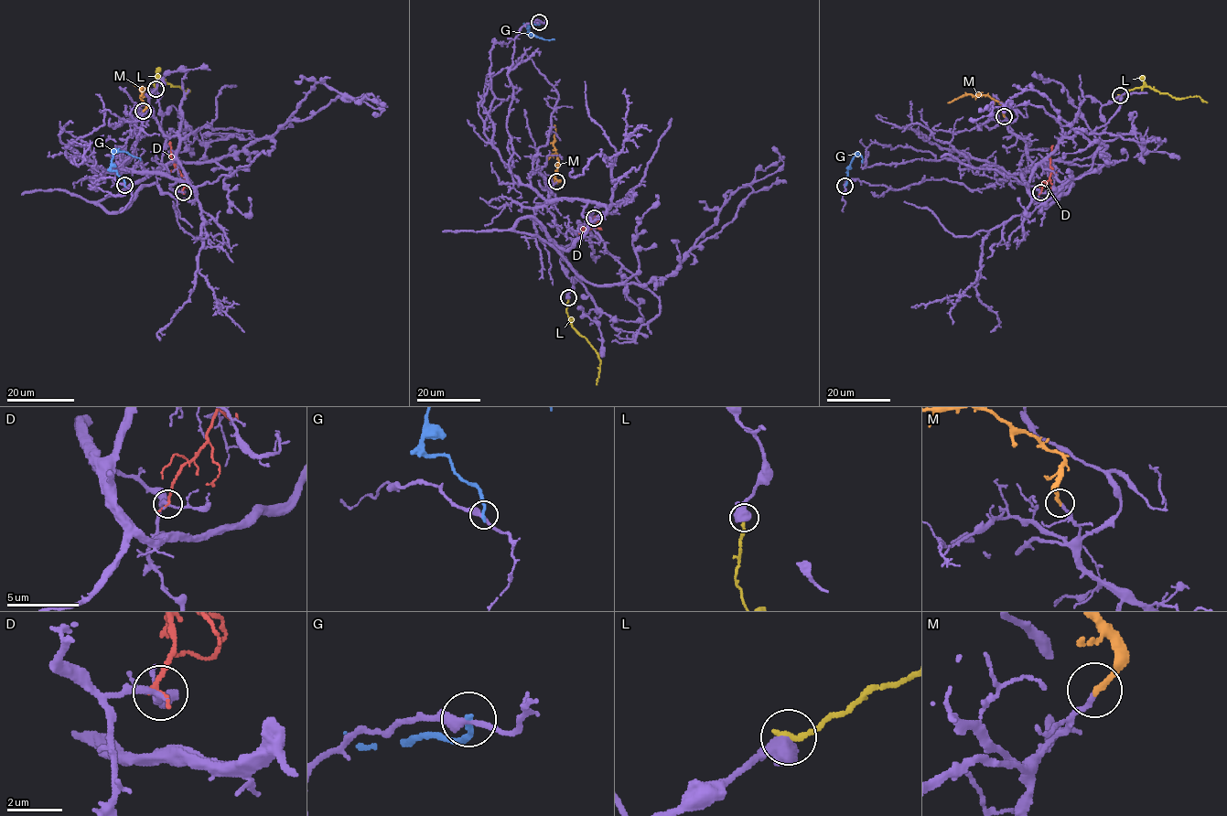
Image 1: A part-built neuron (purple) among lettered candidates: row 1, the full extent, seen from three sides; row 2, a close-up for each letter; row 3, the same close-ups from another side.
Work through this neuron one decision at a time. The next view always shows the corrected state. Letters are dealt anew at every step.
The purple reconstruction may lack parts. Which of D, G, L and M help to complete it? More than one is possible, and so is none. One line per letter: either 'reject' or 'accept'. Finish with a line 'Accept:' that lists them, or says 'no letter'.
D: reject
G: reject
L: reject
M: accept
Accept: M

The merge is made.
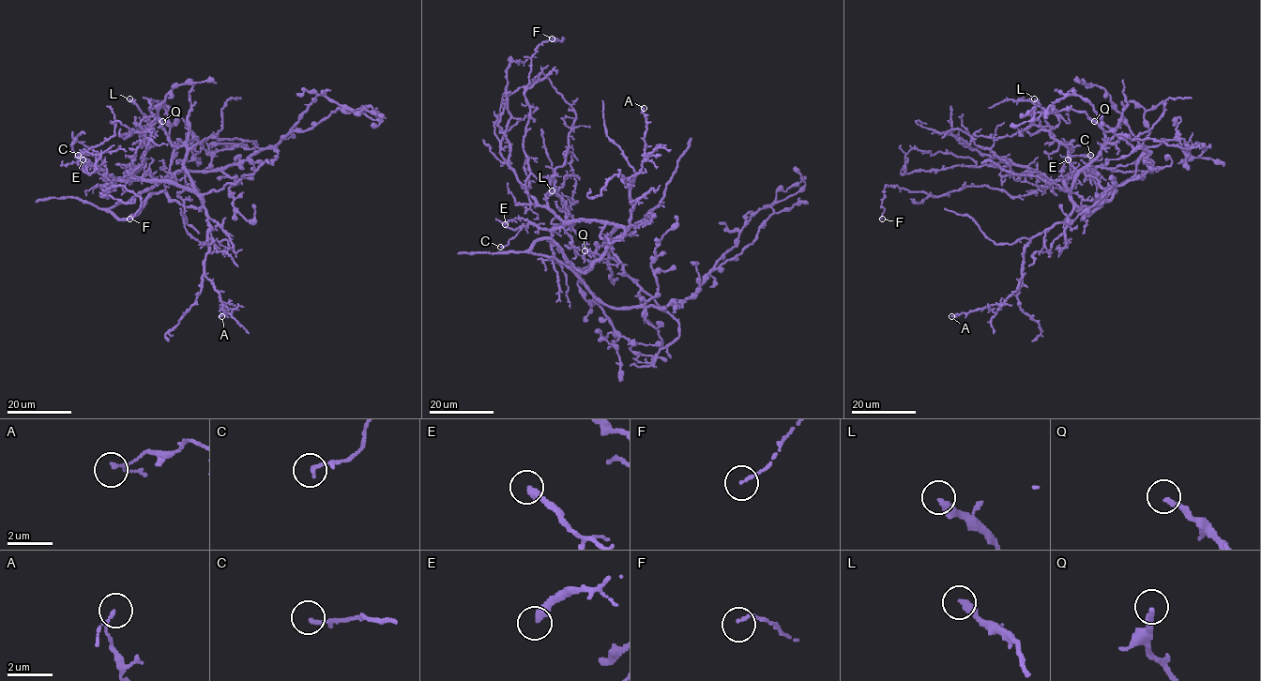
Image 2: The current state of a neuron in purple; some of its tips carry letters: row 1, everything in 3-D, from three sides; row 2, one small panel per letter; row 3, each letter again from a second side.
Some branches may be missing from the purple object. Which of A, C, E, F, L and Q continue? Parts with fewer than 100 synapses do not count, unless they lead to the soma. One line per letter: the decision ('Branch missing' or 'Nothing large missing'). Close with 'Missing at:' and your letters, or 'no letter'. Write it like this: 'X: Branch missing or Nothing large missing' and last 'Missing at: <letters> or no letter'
A: Nothing large missing
C: Nothing large missing
E: Nothing large missing
F: Nothing large missing
L: Nothing large missing
Q: Nothing large missing
Missing at: no letter

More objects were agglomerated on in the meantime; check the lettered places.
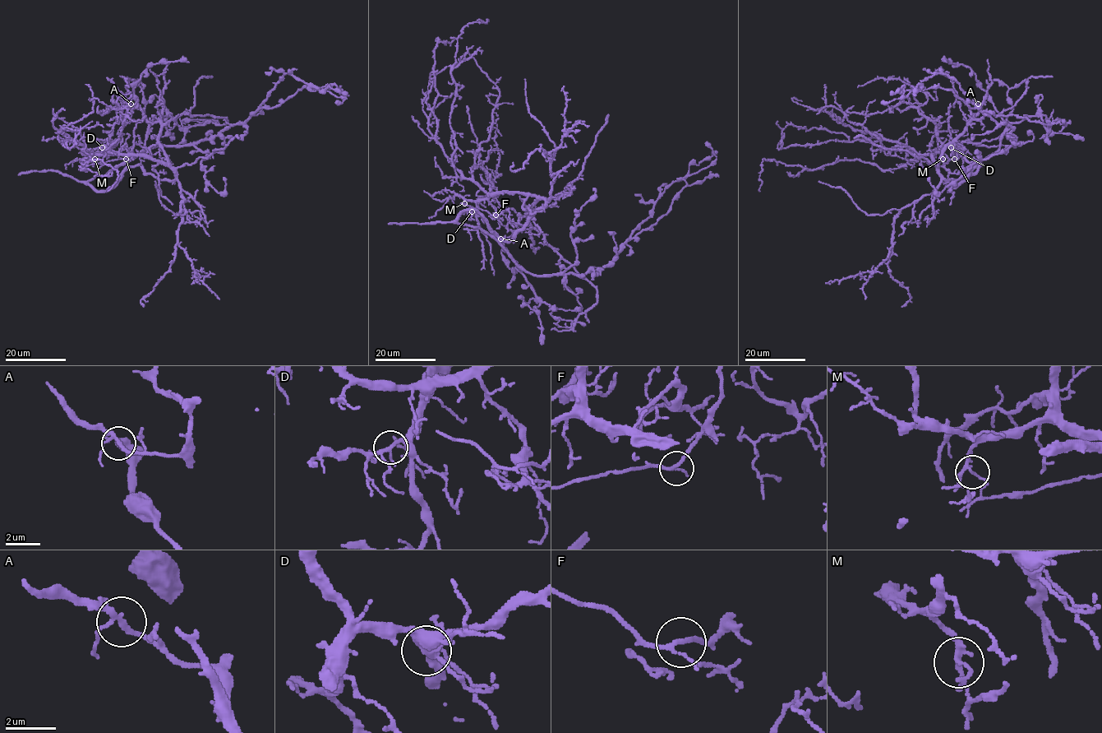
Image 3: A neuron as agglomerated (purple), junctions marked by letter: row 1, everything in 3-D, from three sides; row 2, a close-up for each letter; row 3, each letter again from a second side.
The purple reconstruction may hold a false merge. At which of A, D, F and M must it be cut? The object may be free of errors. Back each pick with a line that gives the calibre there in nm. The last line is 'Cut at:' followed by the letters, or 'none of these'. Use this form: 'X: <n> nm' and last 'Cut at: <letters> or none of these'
M: 150 nm
Cut at: M

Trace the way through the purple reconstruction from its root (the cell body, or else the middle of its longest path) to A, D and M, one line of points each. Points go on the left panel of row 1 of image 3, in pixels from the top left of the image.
A: (114, 184), (128, 167), (138, 165), (160, 179), (175, 178), (159, 142), (160, 124), (149, 122), (131, 104)
D: (114, 184), (128, 167), (138, 165), (160, 179), (172, 180), (175, 175), (168, 166), (144, 155), (102, 147)
M: (114, 184), (138, 165), (160, 179), (175, 175), (144, 155), (104, 150), (94, 159)

